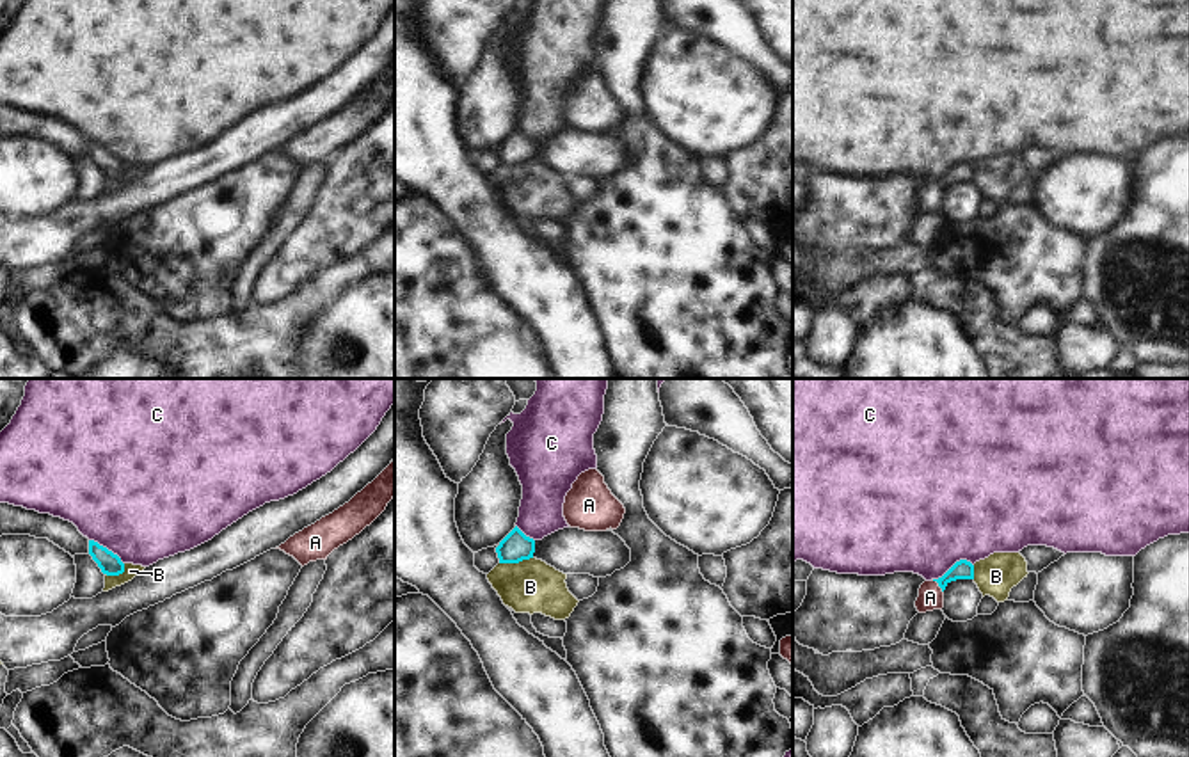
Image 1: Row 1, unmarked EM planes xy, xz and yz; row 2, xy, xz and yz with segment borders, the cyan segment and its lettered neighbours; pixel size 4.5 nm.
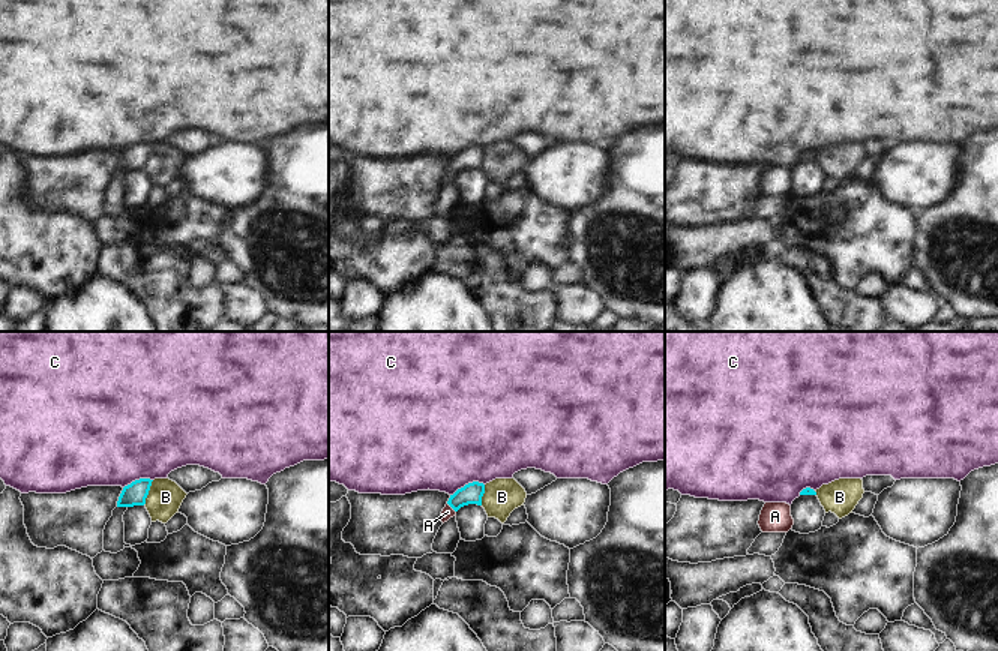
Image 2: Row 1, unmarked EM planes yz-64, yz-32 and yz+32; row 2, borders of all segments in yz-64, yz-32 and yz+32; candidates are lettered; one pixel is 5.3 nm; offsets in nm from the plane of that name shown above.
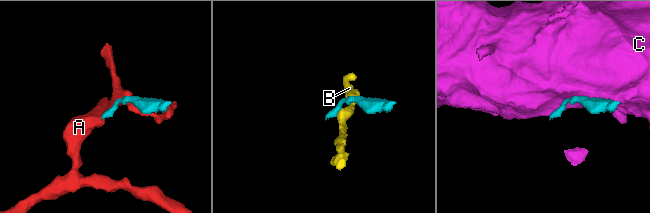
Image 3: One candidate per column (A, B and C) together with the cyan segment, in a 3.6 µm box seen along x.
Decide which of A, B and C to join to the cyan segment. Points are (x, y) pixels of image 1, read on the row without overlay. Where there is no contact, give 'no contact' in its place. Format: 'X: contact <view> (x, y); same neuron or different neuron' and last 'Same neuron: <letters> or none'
A: contact yz (939, 187); same neuron
B: contact xz (516, 164); different neuron
C: contact yz (955, 166); different neuron
Same neuron: A

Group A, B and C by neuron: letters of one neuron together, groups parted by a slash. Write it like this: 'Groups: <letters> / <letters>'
Groups: A / B / C.

